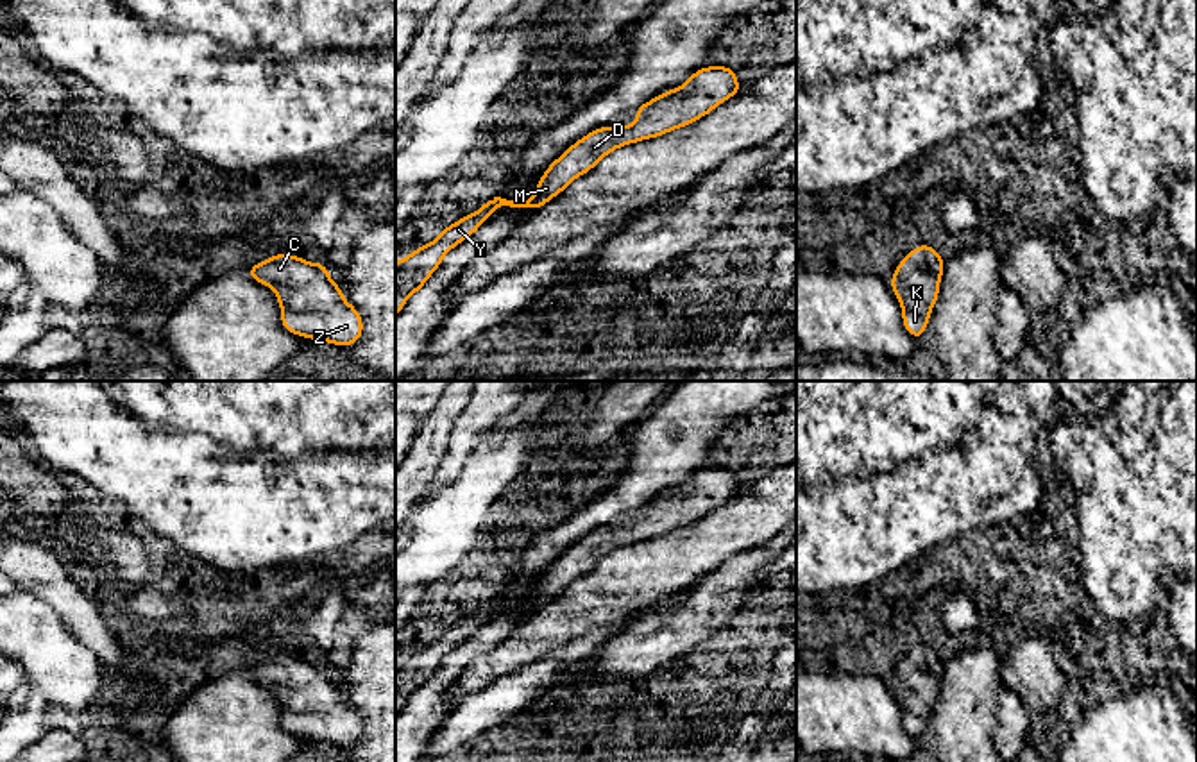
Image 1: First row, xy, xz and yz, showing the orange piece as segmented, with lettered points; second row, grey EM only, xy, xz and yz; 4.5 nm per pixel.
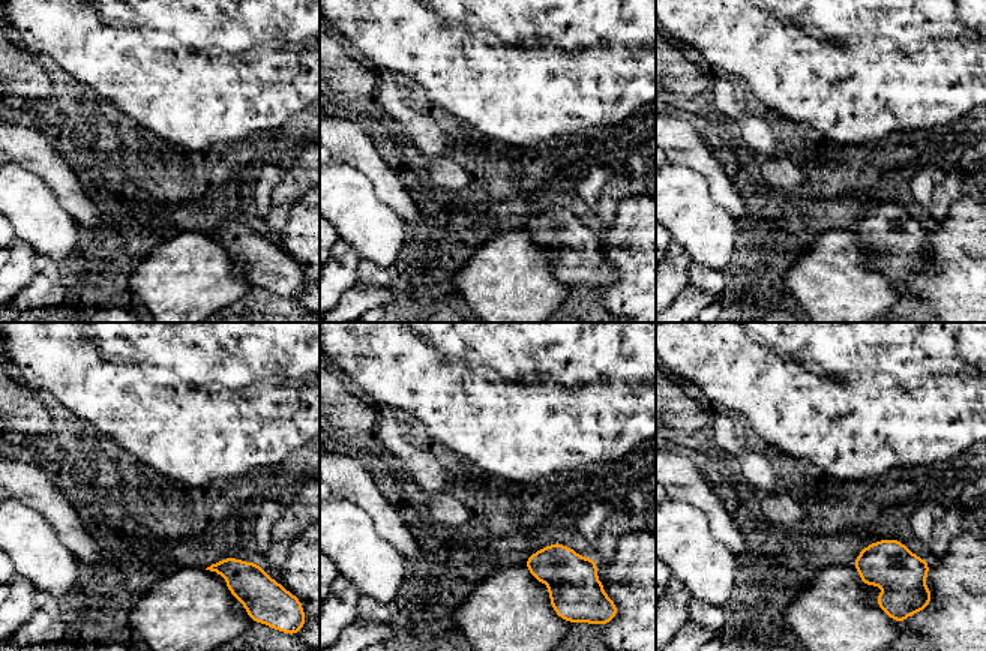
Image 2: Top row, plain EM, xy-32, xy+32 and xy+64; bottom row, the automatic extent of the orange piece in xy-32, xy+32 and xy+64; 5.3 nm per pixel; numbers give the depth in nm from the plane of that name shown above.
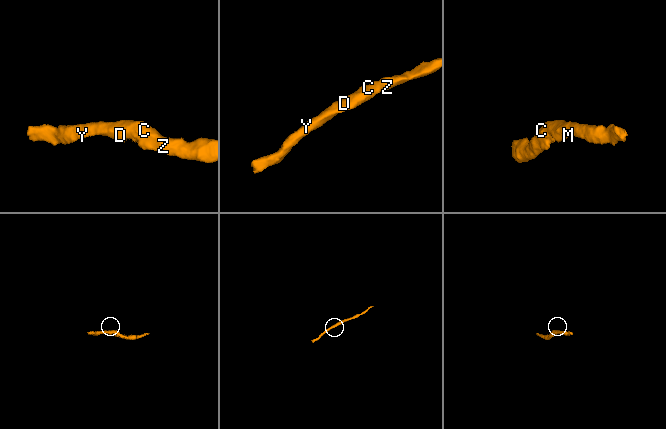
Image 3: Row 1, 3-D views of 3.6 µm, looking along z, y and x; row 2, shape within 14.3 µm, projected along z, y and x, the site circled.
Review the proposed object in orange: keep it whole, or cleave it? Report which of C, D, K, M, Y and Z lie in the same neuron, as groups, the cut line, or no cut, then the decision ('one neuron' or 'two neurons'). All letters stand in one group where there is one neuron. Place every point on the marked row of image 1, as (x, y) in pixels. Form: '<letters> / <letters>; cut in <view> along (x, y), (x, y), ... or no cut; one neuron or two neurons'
C D K M Y Z; no cut; one neuron

